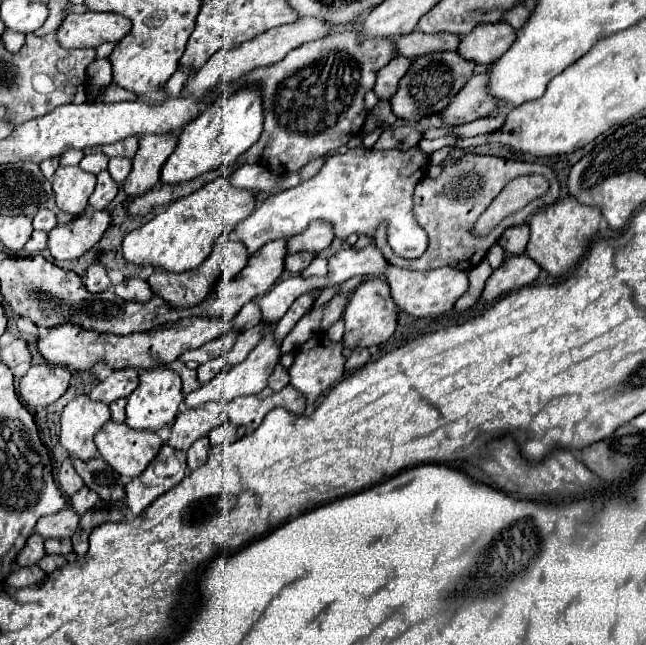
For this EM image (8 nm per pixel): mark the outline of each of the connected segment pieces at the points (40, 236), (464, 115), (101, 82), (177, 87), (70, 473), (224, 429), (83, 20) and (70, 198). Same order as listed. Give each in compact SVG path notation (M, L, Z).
M34 232L32 238L26 242L24 250L28 252L42 252L48 246L48 234L46 232Z
M488 72L476 74L452 100L450 108L442 112L448 124L466 124L478 118L490 116L498 106L498 100L488 92Z
M98 58L88 66L88 78L90 84L98 84L98 86L108 86L112 84L112 64L108 58Z
M176 70L176 74L164 84L162 90L166 96L180 96L182 94L182 86L184 86L186 80L188 80L188 74L182 72L182 70Z
M64 460L64 462L62 462L62 468L60 468L60 472L58 472L58 482L60 482L62 492L64 492L68 498L74 496L74 492L78 492L78 490L84 486L82 478L76 474L76 470L74 470L74 466L72 466L72 460Z
M226 422L226 424L220 424L218 428L214 428L214 440L212 440L212 432L208 438L210 438L210 444L214 446L214 444L232 444L232 442L240 440L244 434L246 434L244 428L238 428L234 424Z
M112 12L68 14L58 28L62 48L98 48L104 42L120 42L130 32L130 20Z
M80 166L58 168L52 180L56 206L72 216L82 216L88 208L88 198L94 192L94 186L96 176L84 172Z

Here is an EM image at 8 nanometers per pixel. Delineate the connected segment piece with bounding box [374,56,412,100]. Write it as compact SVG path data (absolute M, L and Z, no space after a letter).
M396 56L394 60L390 60L390 64L386 64L376 78L376 86L374 92L380 100L390 100L396 90L398 90L398 82L402 80L402 76L406 74L406 70L410 68L410 58L406 56Z

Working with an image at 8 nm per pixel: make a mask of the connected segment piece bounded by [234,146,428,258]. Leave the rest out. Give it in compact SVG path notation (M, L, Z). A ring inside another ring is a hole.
M420 146L410 150L352 148L346 154L330 156L314 178L270 196L252 216L242 220L234 232L246 244L248 252L254 254L270 240L302 234L314 220L330 222L340 240L346 240L350 234L366 234L374 240L378 226L386 222L390 248L402 258L418 258L428 246L428 236L416 222L412 208L414 188L426 176L426 170L428 154L420 150Z

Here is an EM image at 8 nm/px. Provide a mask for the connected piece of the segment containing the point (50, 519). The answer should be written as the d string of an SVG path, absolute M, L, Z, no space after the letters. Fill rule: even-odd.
M64 508L58 514L40 518L36 524L36 532L44 538L62 540L62 538L70 538L78 530L78 522L80 522L80 516L74 510Z

